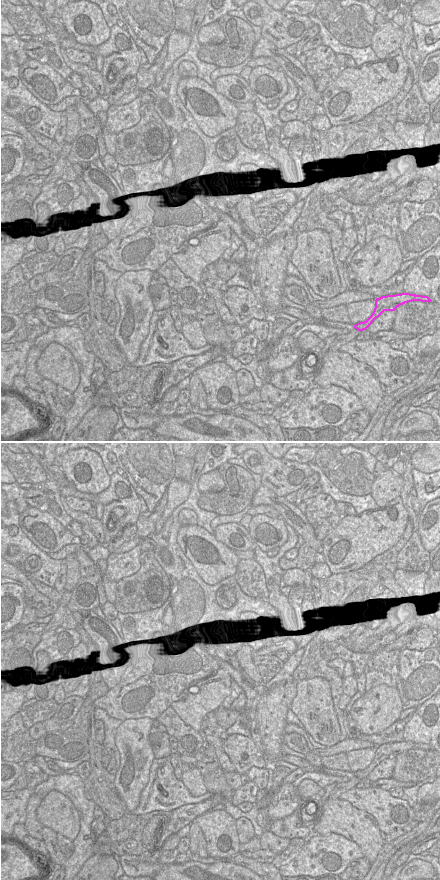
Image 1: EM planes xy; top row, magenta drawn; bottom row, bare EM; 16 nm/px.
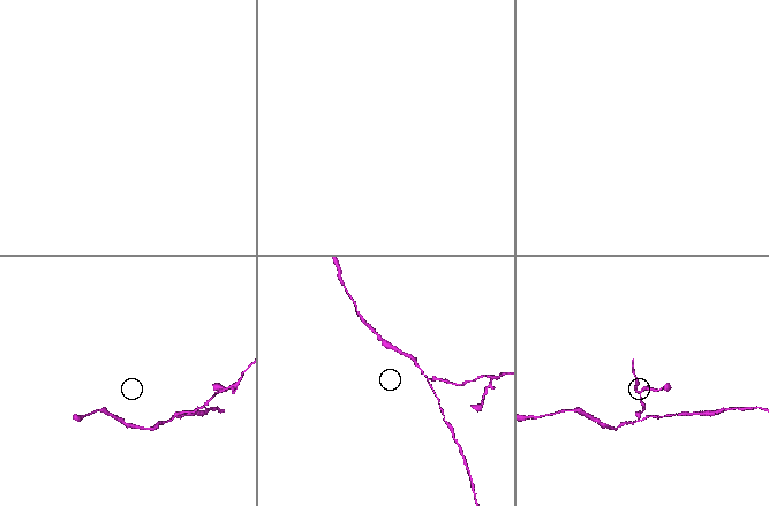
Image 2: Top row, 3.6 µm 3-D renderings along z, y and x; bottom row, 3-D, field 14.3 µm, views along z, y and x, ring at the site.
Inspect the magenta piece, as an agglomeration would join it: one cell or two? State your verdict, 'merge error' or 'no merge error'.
merge error

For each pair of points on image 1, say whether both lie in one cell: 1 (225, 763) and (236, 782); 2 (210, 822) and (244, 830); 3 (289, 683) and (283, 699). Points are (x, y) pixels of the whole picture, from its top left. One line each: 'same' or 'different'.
1: different
2: different
3: same

